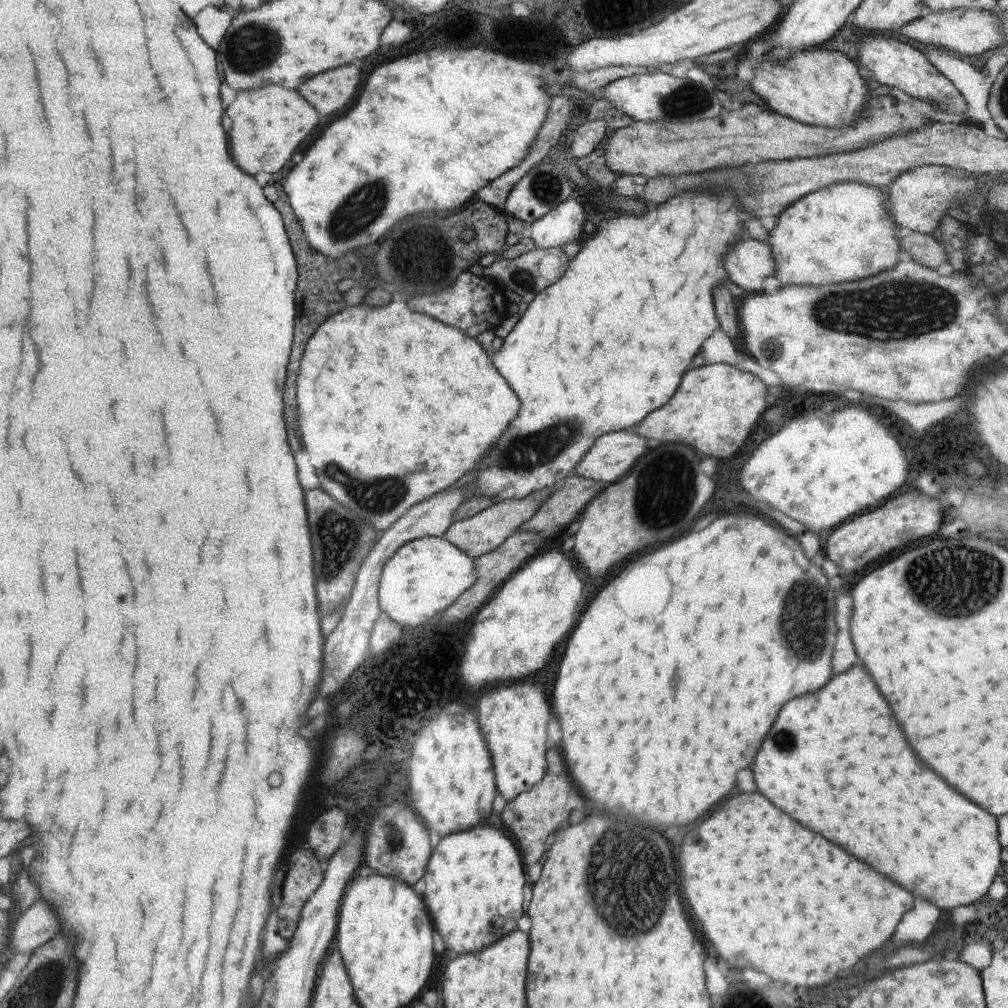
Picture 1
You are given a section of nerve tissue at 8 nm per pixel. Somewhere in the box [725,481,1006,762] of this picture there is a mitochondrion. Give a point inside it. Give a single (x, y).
(963, 579)

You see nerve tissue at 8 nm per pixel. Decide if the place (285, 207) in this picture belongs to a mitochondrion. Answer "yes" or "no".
no

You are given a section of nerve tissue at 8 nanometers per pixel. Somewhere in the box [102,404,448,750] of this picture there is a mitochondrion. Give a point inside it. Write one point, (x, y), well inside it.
(338, 539)

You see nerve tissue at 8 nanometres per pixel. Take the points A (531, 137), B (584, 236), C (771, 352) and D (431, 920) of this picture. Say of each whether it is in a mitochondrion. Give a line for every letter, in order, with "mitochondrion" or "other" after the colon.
A: other
B: other
C: other
D: other

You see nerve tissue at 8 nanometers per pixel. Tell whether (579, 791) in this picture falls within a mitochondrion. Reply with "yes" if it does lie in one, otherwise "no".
no

